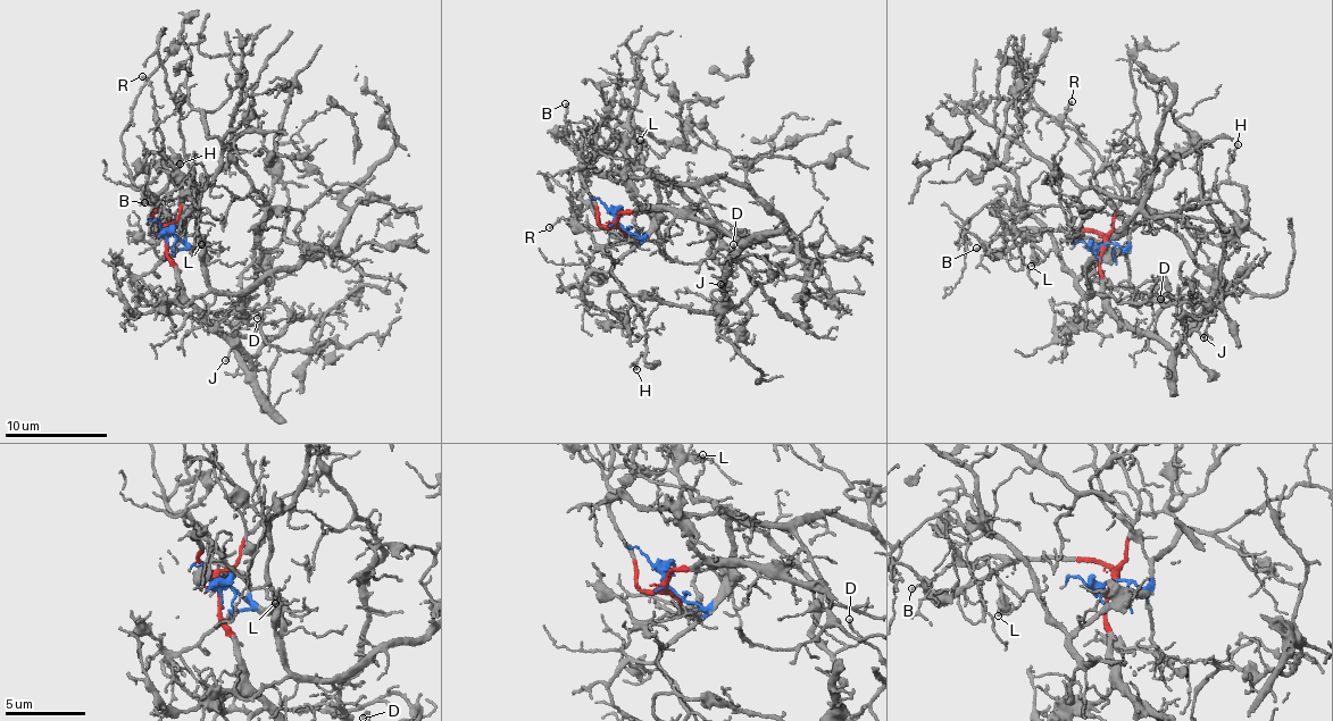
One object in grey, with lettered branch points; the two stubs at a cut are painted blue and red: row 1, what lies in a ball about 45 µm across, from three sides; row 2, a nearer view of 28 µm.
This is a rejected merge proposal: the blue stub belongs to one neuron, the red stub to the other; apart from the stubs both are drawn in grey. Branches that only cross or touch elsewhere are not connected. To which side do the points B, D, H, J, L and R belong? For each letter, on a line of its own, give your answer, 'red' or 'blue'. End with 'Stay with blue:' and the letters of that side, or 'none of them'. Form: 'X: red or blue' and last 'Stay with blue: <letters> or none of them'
B: red
D: blue
H: blue
J: red
L: blue
R: red
Stay with blue: D, H, L

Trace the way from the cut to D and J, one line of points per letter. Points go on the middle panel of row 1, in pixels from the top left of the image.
D: (615, 221), (639, 236), (650, 228), (663, 179), (700, 193), (719, 240), (738, 256), (732, 243)
J: (615, 221), (640, 208), (667, 207), (719, 228), (741, 245), (727, 288), (721, 285)

